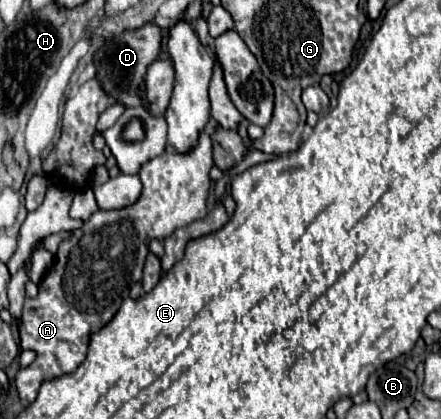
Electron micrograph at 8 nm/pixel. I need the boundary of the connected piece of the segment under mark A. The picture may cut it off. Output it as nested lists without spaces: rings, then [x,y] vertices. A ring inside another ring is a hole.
[[[202,132],[196,146],[184,154],[168,146],[162,156],[148,160],[140,168],[138,178],[142,180],[142,194],[132,206],[126,206],[120,210],[96,210],[88,220],[84,220],[84,226],[72,230],[72,236],[60,242],[58,252],[54,256],[54,266],[38,284],[38,296],[26,298],[24,302],[20,340],[22,340],[24,350],[30,348],[36,352],[36,360],[28,368],[20,368],[16,374],[16,388],[18,388],[20,400],[34,402],[42,380],[48,380],[50,376],[62,376],[62,374],[74,372],[86,358],[90,334],[98,332],[104,324],[112,320],[114,312],[120,308],[124,298],[132,296],[132,300],[136,300],[138,296],[144,294],[140,282],[142,282],[142,268],[144,268],[146,254],[148,254],[148,242],[154,238],[164,240],[176,228],[182,228],[208,214],[206,210],[208,188],[210,188],[208,172],[212,164],[214,162],[212,162],[210,136],[206,132]]]

